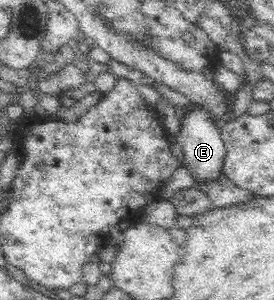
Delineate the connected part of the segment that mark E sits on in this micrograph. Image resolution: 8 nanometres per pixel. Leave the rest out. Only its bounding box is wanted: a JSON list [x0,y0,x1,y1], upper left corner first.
[177,105,227,187]

